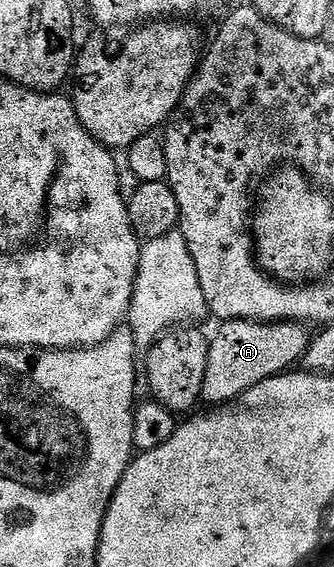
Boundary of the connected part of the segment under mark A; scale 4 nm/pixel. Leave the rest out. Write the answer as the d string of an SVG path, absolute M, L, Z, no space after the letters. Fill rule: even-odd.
M233 320L218 327L205 364L205 382L202 401L207 404L226 404L240 398L249 388L278 374L288 373L291 366L300 363L312 335L302 322L250 322Z

